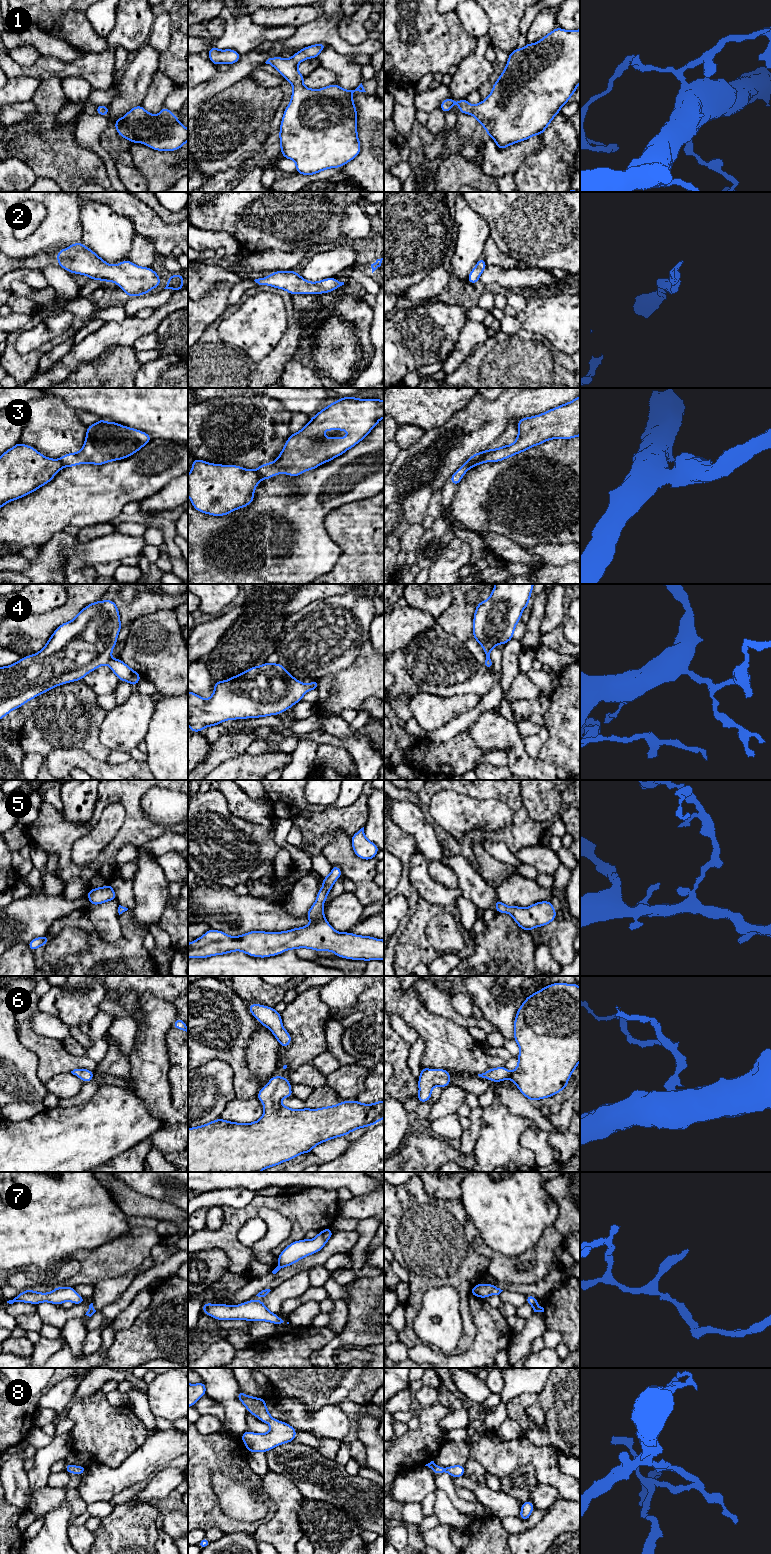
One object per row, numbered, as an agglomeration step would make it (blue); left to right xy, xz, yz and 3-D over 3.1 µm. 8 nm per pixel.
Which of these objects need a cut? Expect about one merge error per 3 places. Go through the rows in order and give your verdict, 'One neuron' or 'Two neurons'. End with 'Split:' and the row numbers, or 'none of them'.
1: One neuron
2: One neuron
3: Two neurons
4: One neuron
5: One neuron
6: One neuron
7: One neuron
8: One neuron
Split: 3

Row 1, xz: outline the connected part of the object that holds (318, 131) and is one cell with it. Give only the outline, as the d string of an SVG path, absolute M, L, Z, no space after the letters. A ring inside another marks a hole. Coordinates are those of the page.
M318 43L301 49L289 59L272 57L265 62L277 69L293 86L291 100L280 125L279 143L283 158L293 160L296 172L307 176L342 167L357 157L361 150L357 110L352 95L355 91L366 92L362 83L355 90L343 89L337 83L322 89L309 89L303 85L304 76L297 69L300 62L317 58L326 46L326 43Z

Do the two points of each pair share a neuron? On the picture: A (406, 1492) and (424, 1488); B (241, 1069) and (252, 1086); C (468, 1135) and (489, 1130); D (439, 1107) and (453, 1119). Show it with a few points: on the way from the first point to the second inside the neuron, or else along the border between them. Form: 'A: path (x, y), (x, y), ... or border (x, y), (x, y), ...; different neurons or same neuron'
A: path (410, 1488), (420, 1488); same neuron
B: path (242, 1073), (242, 1076), (248, 1082); same neuron
C: border (484, 1109), (480, 1134), (472, 1153); different neurons
D: border (456, 1111), (435, 1119), (431, 1123); different neurons

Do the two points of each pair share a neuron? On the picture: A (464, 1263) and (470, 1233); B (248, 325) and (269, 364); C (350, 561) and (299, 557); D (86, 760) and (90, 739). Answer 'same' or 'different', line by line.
A: same
B: different
C: different
D: different

